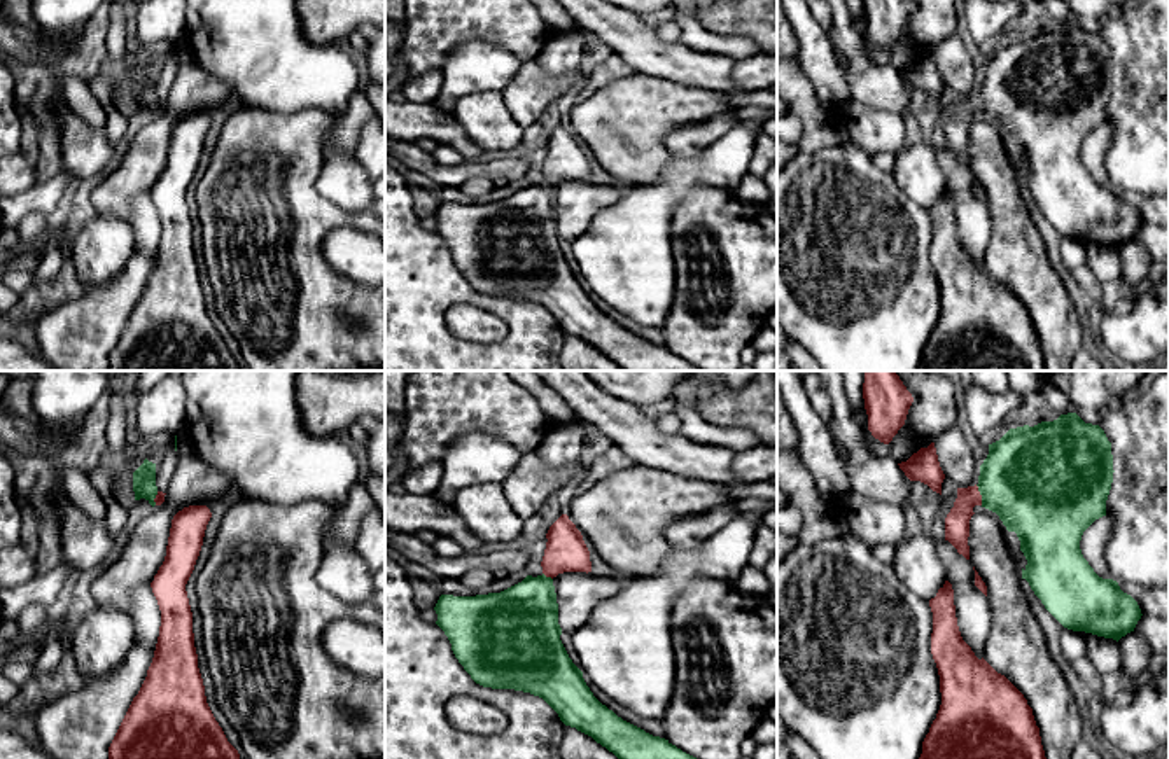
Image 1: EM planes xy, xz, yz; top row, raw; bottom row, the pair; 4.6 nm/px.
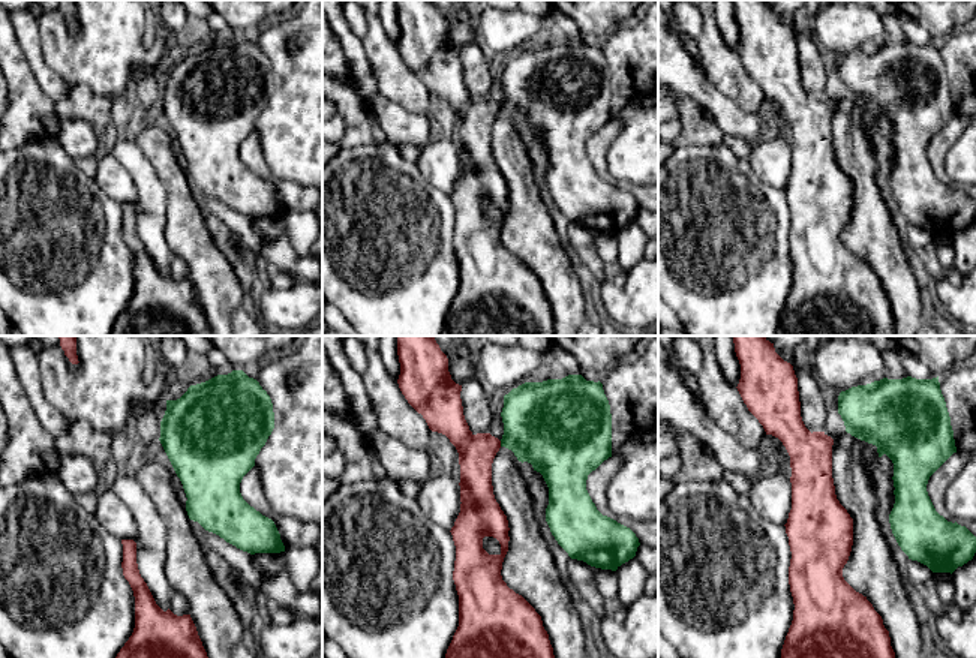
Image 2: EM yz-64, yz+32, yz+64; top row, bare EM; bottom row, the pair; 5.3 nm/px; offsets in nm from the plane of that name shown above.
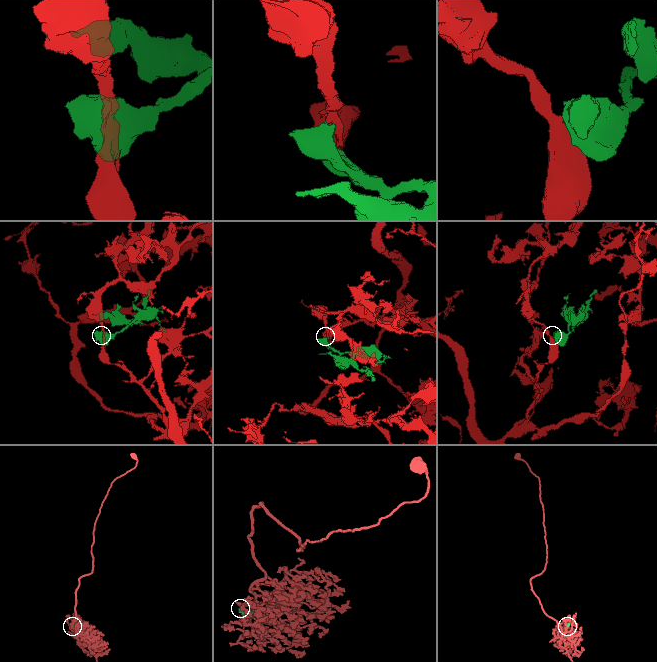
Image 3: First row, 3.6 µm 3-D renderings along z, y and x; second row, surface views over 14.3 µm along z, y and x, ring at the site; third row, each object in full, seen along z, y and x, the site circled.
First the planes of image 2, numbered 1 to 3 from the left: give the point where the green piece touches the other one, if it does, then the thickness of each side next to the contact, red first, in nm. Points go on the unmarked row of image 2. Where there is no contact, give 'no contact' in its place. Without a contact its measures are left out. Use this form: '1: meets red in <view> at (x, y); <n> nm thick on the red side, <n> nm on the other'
1: no contact
2: meets red in yz+32 at (499, 108); 190 nm thick on the red side, 420 nm on the other
3: no contact

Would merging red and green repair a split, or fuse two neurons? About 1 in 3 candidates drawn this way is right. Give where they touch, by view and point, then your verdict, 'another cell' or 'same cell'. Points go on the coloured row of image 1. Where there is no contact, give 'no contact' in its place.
yz (980, 495) | same cell

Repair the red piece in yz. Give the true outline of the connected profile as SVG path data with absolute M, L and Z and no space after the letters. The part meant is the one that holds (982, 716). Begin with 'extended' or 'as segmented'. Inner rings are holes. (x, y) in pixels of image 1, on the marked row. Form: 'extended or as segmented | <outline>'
as segmented | M948 581L929 600L929 607L933 612L931 654L940 675L942 705L922 742L919 759L1046 759L1040 728L1024 694L984 658L978 659L962 640L956 617L954 589Z

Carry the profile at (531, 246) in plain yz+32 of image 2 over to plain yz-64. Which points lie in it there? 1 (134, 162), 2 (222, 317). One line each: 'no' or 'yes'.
1: no
2: yes

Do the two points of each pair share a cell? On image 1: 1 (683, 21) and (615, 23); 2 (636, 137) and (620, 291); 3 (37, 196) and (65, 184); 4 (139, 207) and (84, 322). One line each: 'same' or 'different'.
1: different
2: different
3: same
4: same

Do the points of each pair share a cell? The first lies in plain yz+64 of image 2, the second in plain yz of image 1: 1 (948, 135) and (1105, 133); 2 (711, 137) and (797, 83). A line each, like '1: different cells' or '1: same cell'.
1: same cell
2: same cell

